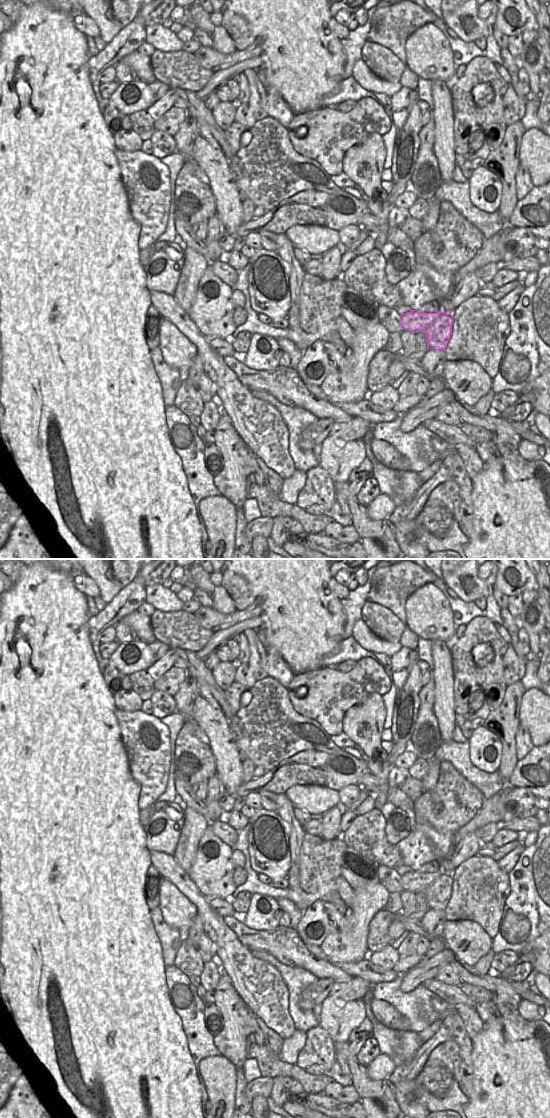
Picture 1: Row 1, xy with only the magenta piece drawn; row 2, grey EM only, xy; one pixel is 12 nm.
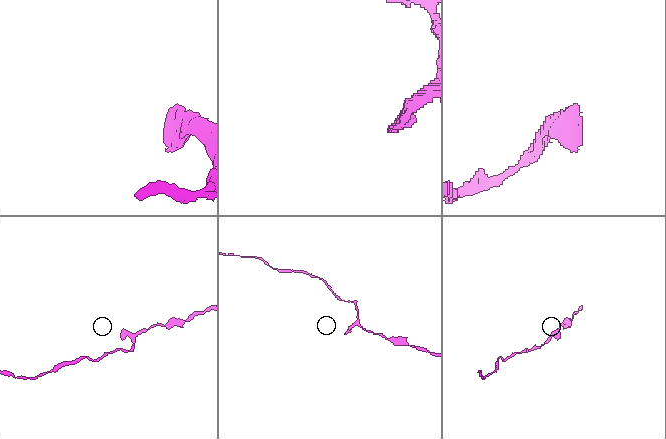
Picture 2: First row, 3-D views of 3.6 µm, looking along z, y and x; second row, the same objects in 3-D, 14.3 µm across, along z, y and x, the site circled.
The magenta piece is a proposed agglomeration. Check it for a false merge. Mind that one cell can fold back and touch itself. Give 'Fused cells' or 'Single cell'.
Single cell

